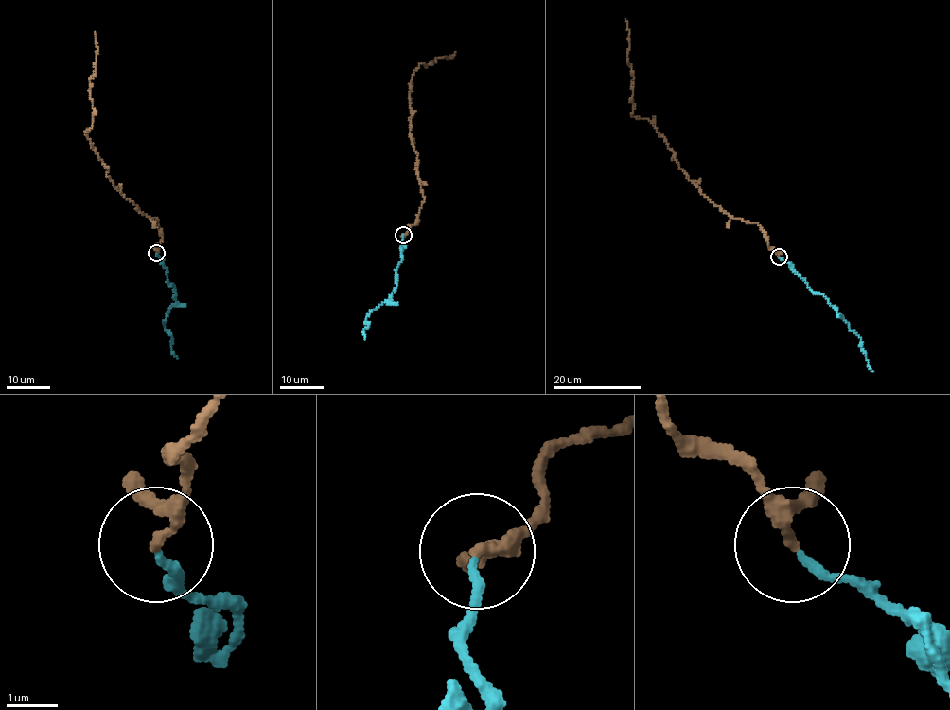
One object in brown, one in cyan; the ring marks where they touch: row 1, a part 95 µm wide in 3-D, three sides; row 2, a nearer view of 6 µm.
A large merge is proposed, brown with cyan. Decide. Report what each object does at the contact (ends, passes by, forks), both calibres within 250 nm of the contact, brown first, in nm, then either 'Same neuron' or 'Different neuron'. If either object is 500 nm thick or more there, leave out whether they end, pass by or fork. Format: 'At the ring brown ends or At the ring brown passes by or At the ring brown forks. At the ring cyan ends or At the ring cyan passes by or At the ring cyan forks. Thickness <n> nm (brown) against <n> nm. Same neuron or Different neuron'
At the ring brown passes by. At the ring cyan ends. Thickness 200 nm (brown) against 160 nm. Same neuron

